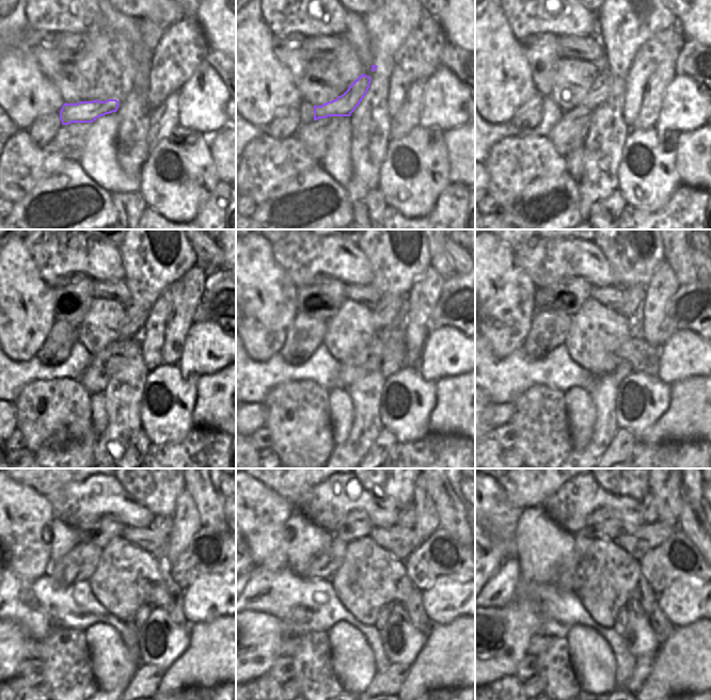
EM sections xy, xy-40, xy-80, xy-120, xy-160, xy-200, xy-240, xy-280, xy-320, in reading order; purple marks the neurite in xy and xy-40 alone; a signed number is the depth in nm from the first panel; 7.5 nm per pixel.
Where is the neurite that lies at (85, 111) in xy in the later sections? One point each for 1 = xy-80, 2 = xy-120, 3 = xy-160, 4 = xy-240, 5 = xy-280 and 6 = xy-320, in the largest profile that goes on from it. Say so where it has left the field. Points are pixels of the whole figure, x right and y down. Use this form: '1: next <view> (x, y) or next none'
1: next xy-80 (601, 88)
2: next xy-120 (136, 317)
3: next xy-160 (383, 314)
4: next xy-240 (162, 524)
5: next xy-280 (407, 518)
6: next xy-320 (649, 507)

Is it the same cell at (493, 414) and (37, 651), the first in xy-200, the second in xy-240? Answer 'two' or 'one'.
one

